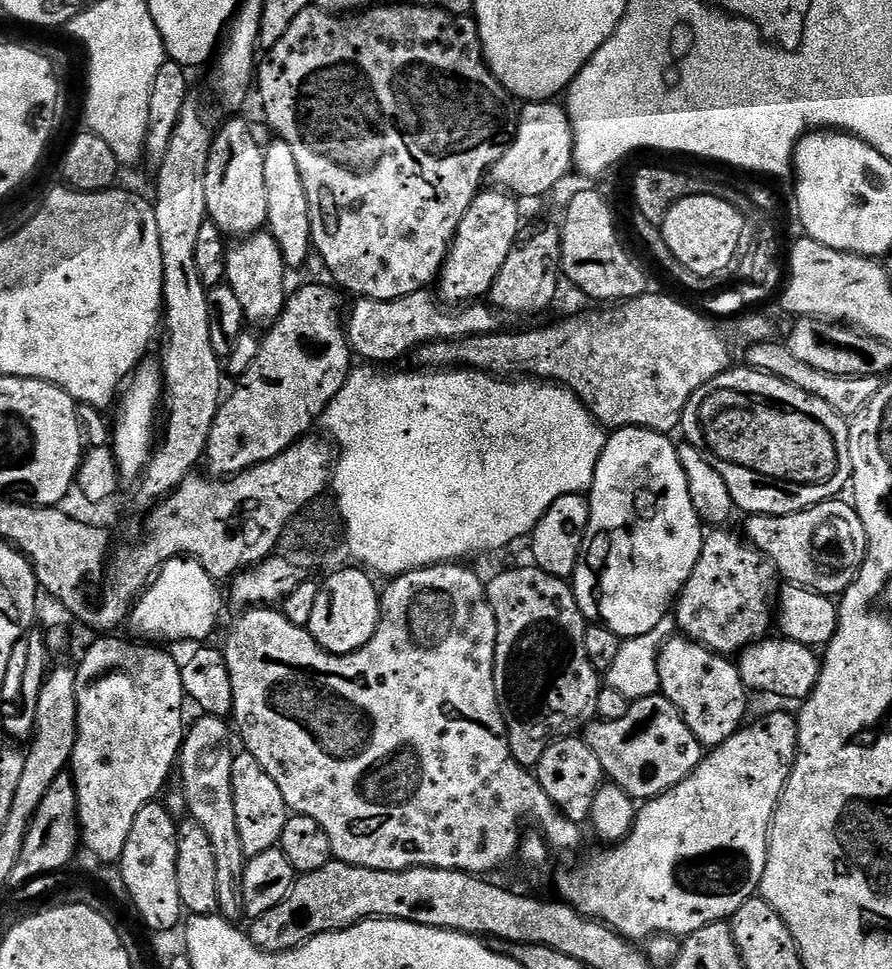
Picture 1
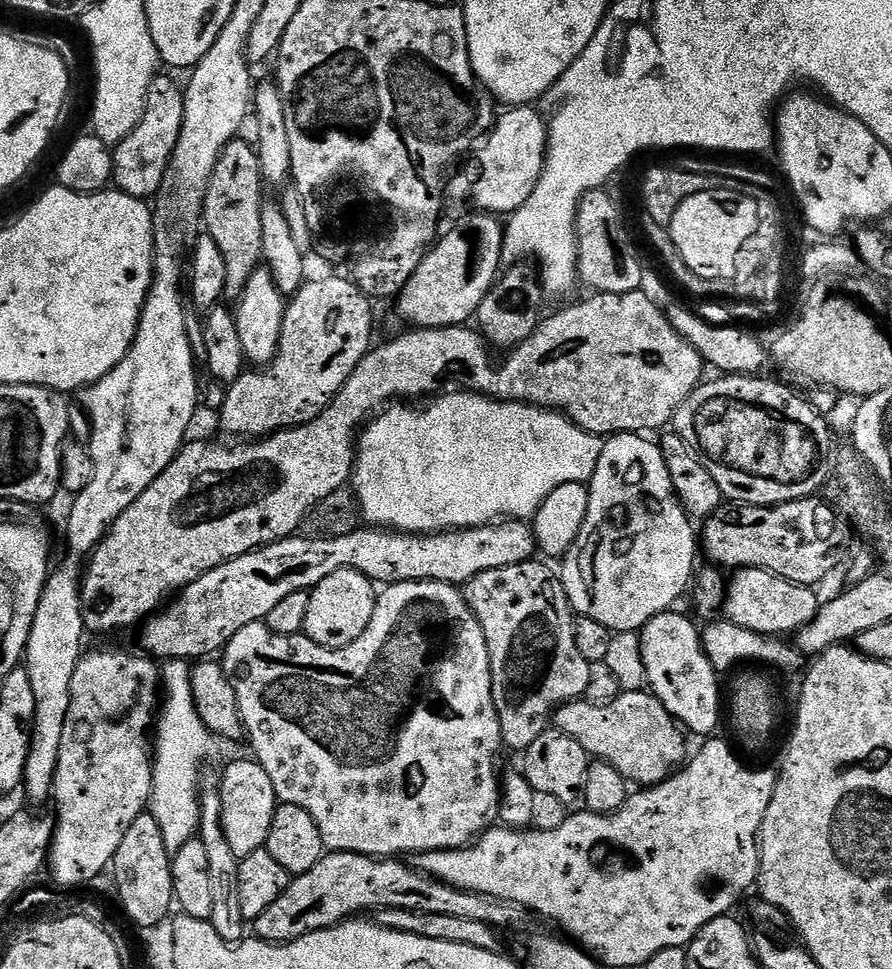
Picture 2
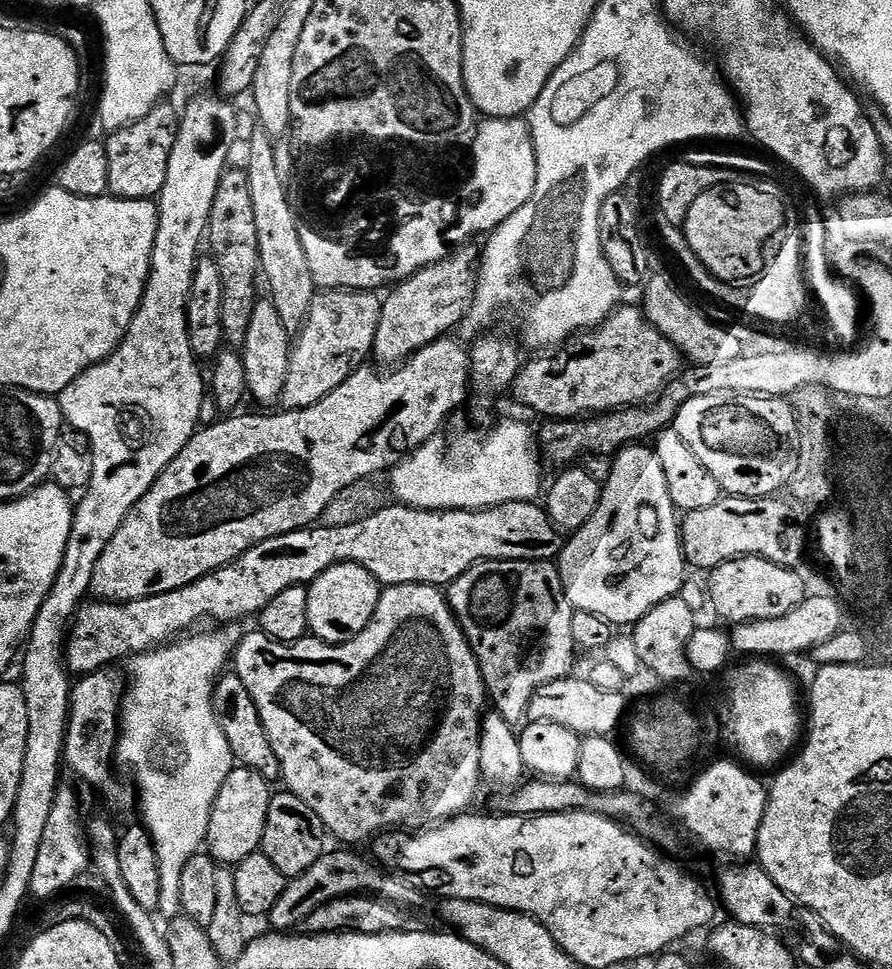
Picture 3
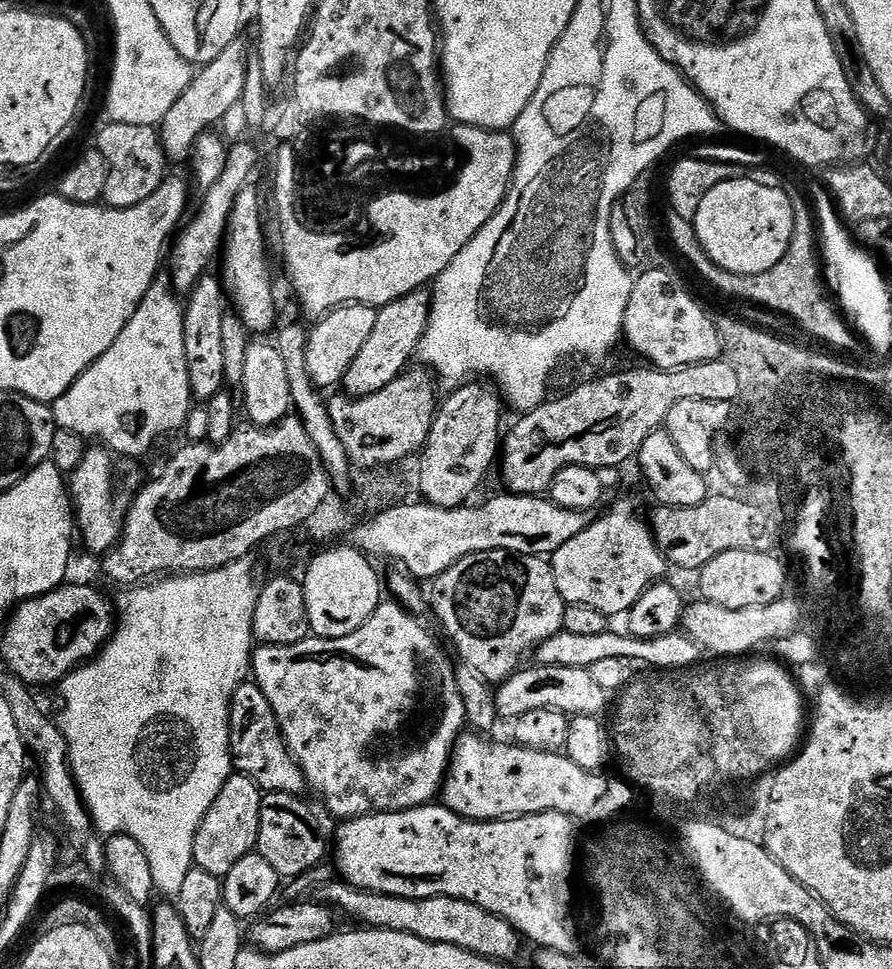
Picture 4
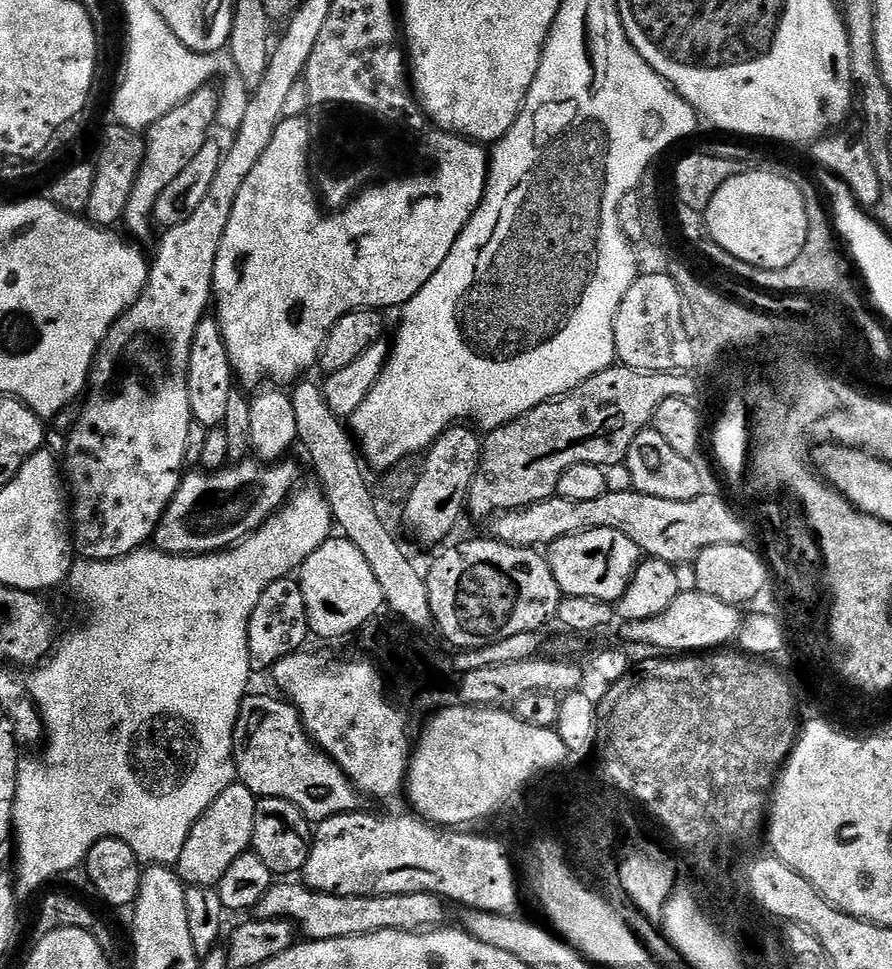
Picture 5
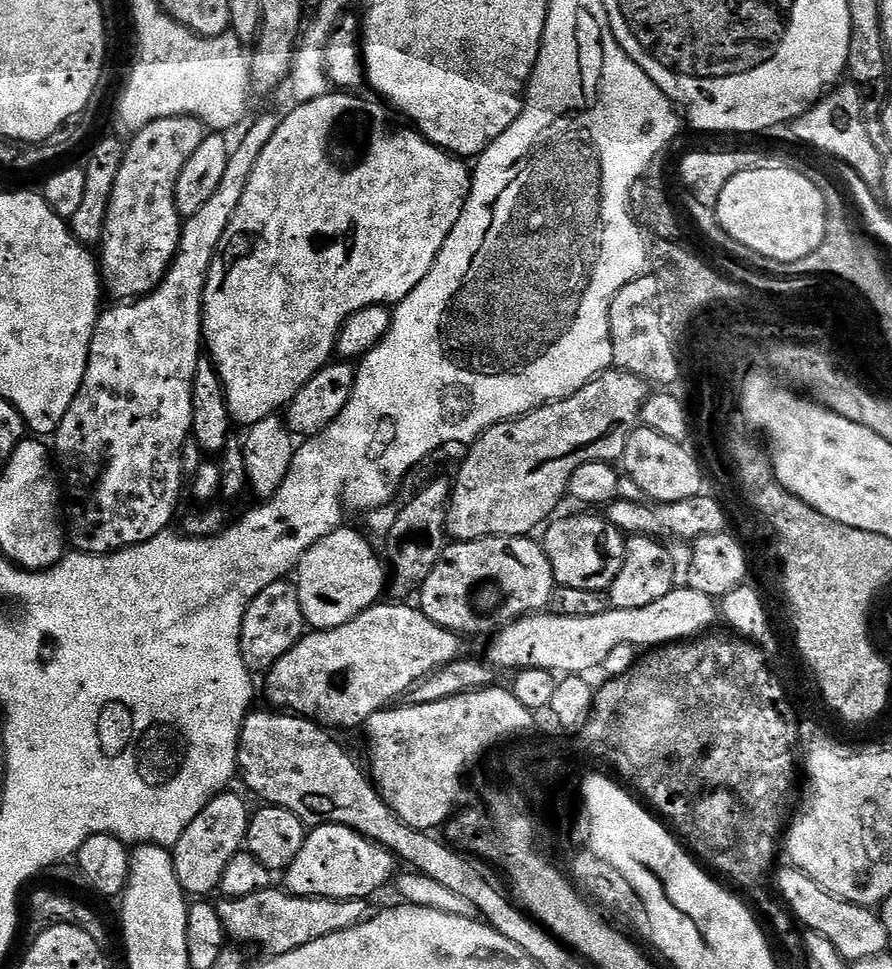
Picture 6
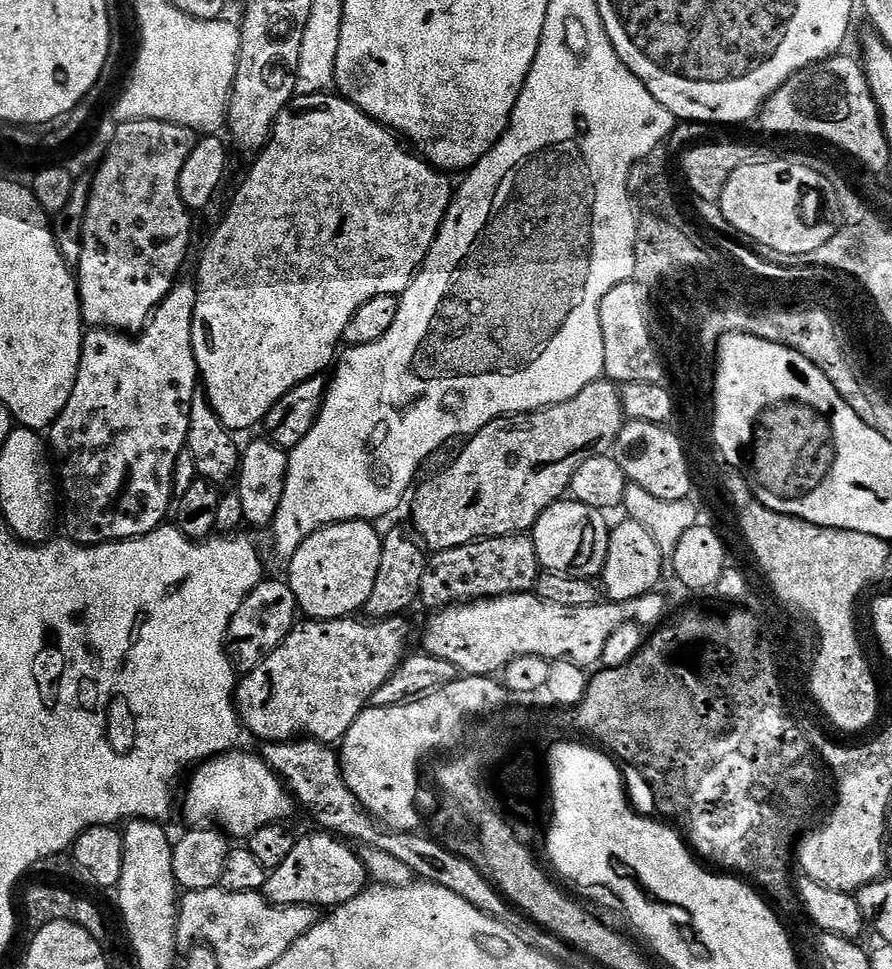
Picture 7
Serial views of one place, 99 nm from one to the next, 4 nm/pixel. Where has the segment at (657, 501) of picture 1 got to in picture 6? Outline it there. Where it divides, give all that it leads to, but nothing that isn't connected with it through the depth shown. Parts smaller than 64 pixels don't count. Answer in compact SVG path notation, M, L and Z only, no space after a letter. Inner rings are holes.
M564 516L555 520L543 529L542 543L552 563L557 585L562 588L574 586L574 590L607 592L622 570L625 533L609 524L607 519L600 517L599 520L596 516Z

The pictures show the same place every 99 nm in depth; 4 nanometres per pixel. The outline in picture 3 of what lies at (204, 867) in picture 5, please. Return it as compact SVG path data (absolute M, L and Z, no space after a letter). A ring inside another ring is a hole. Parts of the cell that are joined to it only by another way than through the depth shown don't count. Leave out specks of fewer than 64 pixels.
M243 766L233 767L226 782L222 782L222 790L218 790L218 798L214 798L208 823L206 852L217 865L235 866L250 858L250 854L261 851L266 814L270 810L273 795L273 785L262 774Z

